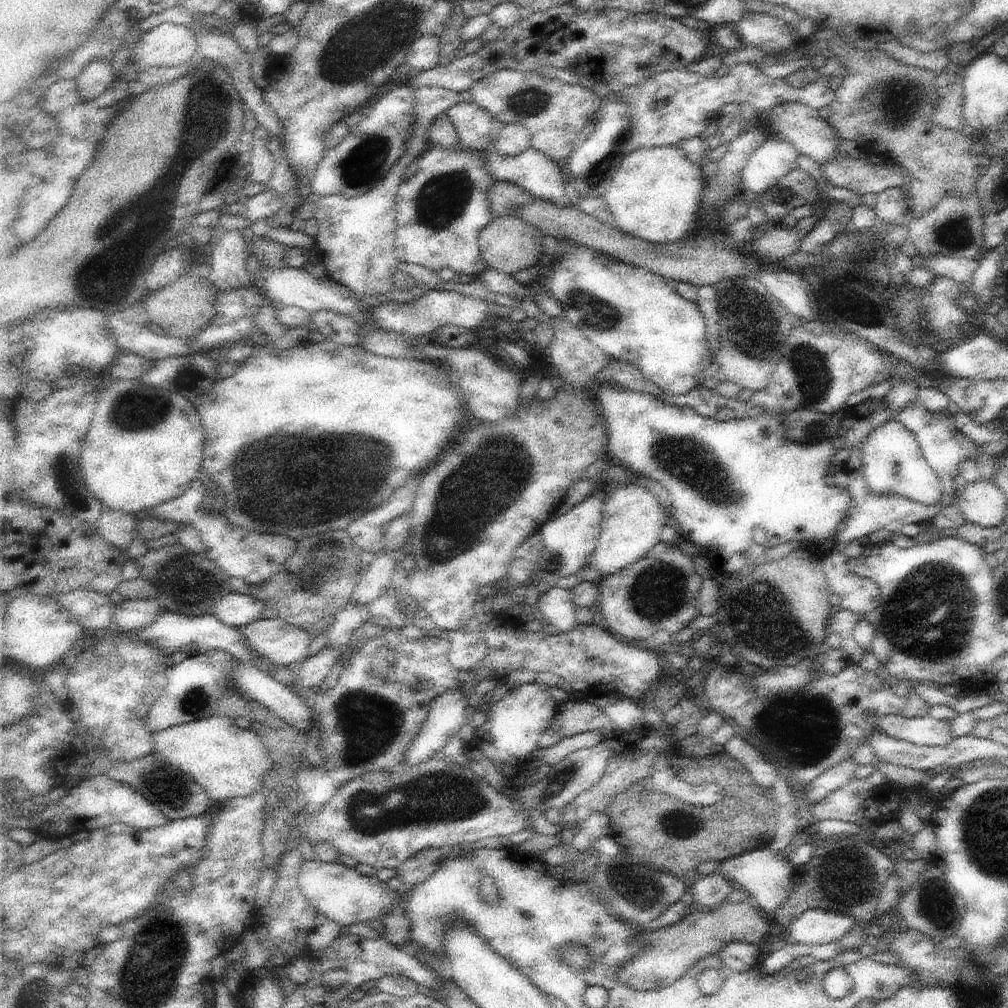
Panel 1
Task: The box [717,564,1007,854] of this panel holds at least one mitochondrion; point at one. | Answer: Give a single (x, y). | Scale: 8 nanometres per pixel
(922, 600)

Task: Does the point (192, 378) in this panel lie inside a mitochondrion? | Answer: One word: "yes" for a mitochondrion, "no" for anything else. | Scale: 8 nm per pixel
no

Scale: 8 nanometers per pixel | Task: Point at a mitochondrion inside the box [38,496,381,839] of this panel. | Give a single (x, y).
(166, 787)

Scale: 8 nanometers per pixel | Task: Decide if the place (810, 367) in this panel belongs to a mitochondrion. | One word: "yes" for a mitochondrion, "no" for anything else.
yes

